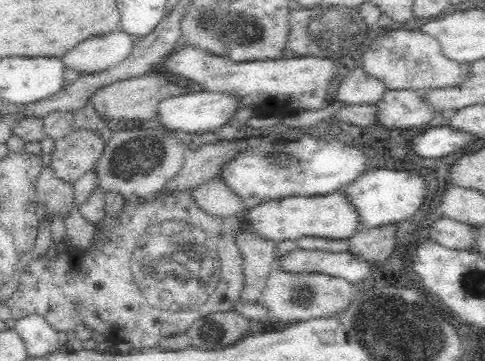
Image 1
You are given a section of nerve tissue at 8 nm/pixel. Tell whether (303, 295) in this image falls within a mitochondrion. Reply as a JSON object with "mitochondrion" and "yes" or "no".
{"mitochondrion":"yes"}

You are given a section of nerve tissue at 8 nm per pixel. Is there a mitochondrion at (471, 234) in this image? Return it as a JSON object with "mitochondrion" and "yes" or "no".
{"mitochondrion":"no"}

